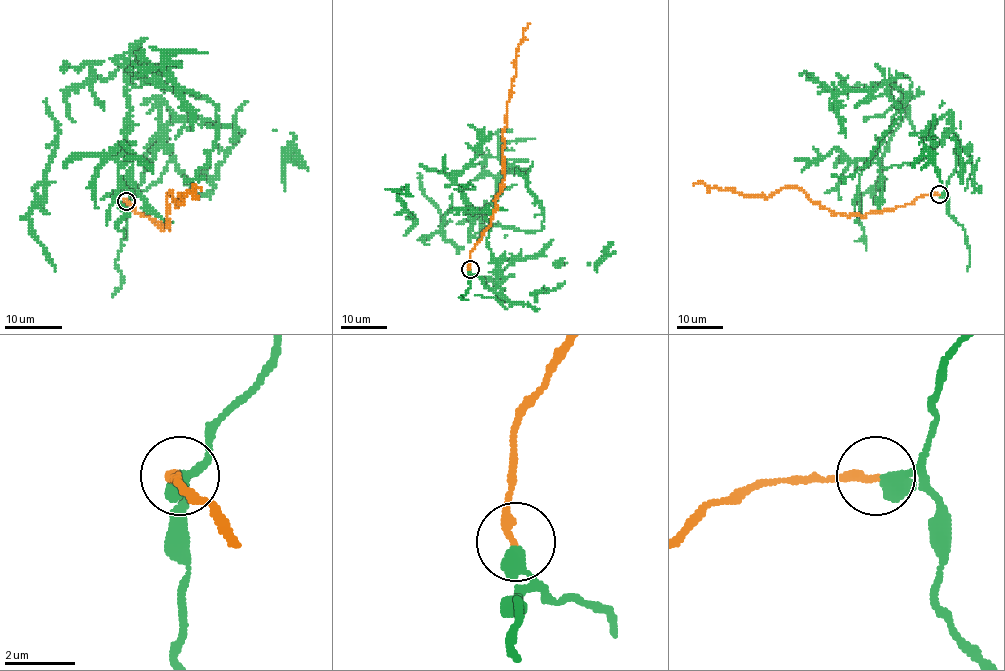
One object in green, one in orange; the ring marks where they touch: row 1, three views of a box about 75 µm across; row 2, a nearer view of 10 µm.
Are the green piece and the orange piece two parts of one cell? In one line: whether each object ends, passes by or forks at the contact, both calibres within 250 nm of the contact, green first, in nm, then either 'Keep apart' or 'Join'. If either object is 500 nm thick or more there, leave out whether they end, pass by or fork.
Thickness 550 nm (green) against 240 nm. Keep apart

